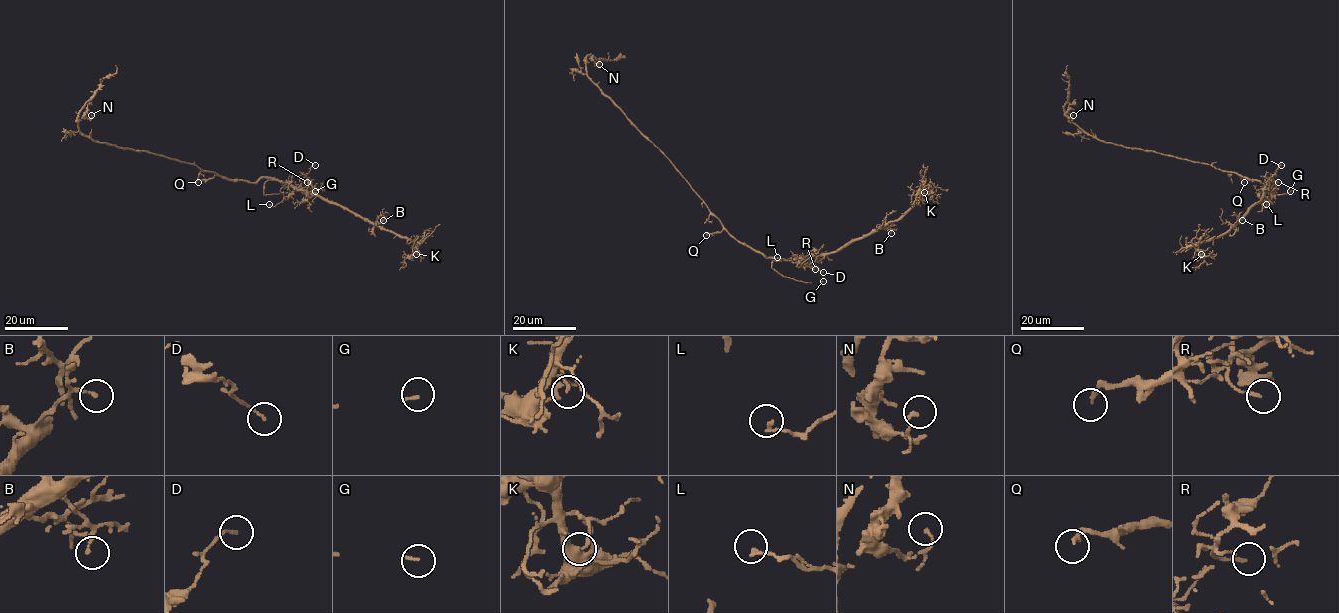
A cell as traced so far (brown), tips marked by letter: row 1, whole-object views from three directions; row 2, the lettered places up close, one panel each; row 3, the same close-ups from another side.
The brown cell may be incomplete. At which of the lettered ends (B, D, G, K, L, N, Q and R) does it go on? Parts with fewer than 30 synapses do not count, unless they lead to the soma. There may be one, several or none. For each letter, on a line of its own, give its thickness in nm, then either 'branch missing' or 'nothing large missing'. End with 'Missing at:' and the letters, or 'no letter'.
B: 120 nm thick; nothing large missing
D: 110 nm thick; nothing large missing
G: 100 nm thick; branch missing
K: 130 nm thick; nothing large missing
L: 150 nm thick; nothing large missing
N: 140 nm thick; nothing large missing
Q: 160 nm thick; nothing large missing
R: 140 nm thick; nothing large missing
Missing at: G

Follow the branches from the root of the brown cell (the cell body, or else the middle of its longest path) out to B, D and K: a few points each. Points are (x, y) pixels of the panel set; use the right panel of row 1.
B: (1232, 172), (1260, 182), (1268, 179), (1260, 199), (1234, 224), (1242, 220)
D: (1232, 172), (1260, 182), (1267, 178), (1264, 192), (1264, 186), (1281, 165)
K: (1232, 172), (1260, 182), (1267, 178), (1268, 187), (1260, 199), (1229, 230), (1198, 246), (1201, 254)

